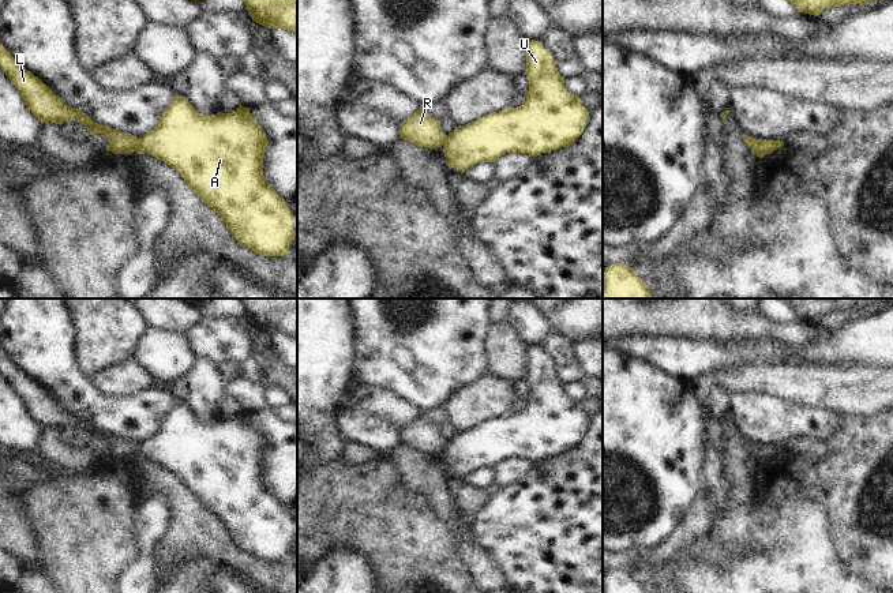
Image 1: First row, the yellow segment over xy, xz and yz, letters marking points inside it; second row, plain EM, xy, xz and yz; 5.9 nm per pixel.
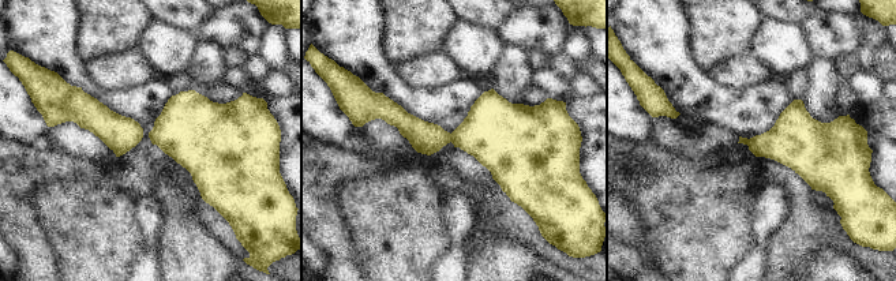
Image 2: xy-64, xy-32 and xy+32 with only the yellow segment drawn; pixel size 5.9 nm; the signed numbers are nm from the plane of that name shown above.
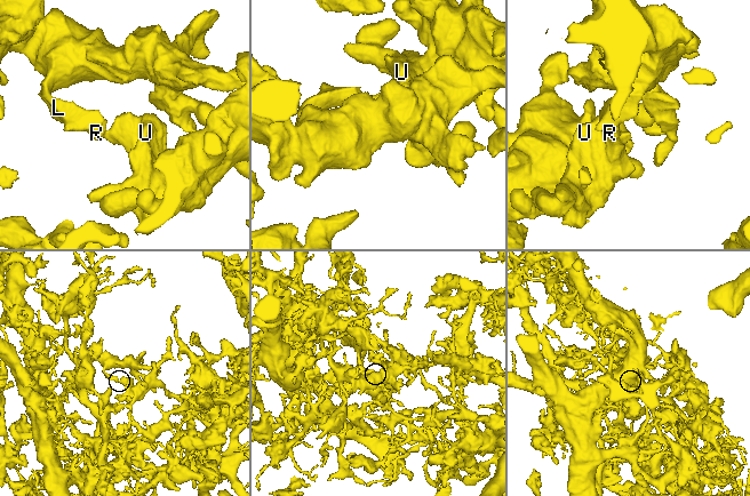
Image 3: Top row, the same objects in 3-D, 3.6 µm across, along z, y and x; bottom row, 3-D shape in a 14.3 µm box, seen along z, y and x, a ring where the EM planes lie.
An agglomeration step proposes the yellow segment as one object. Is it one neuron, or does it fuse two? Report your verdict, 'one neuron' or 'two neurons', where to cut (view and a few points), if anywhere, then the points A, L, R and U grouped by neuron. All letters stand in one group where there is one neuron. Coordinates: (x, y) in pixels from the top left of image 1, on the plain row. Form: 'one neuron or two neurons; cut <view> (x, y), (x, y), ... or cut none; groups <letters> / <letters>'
two neurons; cut xy (139, 443), (139, 449), (134, 455); groups A U / L R

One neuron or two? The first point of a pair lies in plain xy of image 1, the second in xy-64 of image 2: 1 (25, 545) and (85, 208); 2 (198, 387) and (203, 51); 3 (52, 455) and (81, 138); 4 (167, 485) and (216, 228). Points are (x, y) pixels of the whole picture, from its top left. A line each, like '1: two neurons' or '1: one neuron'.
1: two neurons
2: one neuron
3: two neurons
4: one neuron

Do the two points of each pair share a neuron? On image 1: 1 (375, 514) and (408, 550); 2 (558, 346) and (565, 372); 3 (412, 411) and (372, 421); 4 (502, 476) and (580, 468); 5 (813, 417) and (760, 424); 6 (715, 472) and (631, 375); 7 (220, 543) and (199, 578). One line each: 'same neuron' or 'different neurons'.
1: same neuron
2: same neuron
3: same neuron
4: different neurons
5: same neuron
6: different neurons
7: different neurons

